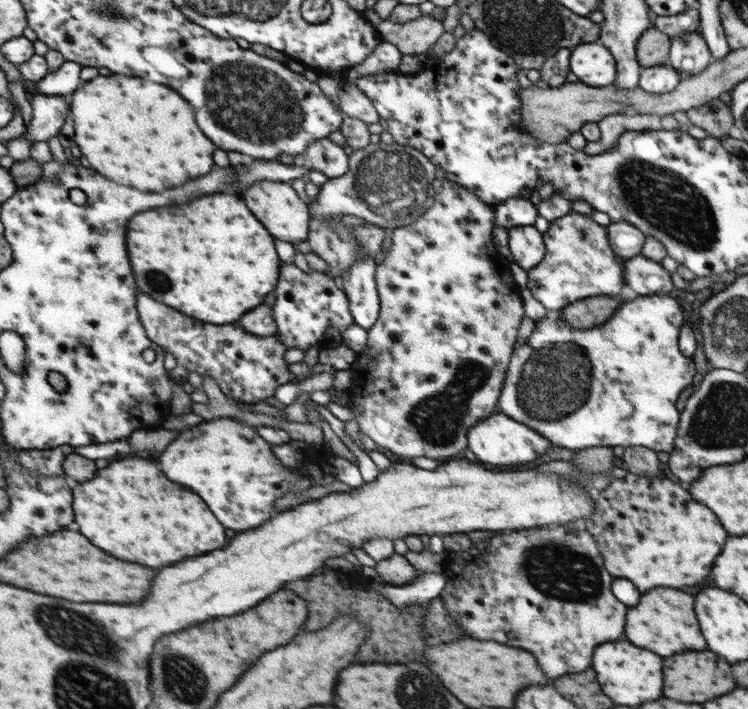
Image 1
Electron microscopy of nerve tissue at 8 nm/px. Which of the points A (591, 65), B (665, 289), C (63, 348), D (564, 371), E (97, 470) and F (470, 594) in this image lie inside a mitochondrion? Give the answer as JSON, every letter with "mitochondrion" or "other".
{"A":"other","B":"other","C":"other","D":"mitochondrion","E":"other","F":"other"}

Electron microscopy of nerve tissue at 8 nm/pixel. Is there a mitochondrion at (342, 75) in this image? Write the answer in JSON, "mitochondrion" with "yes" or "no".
{"mitochondrion":"no"}

